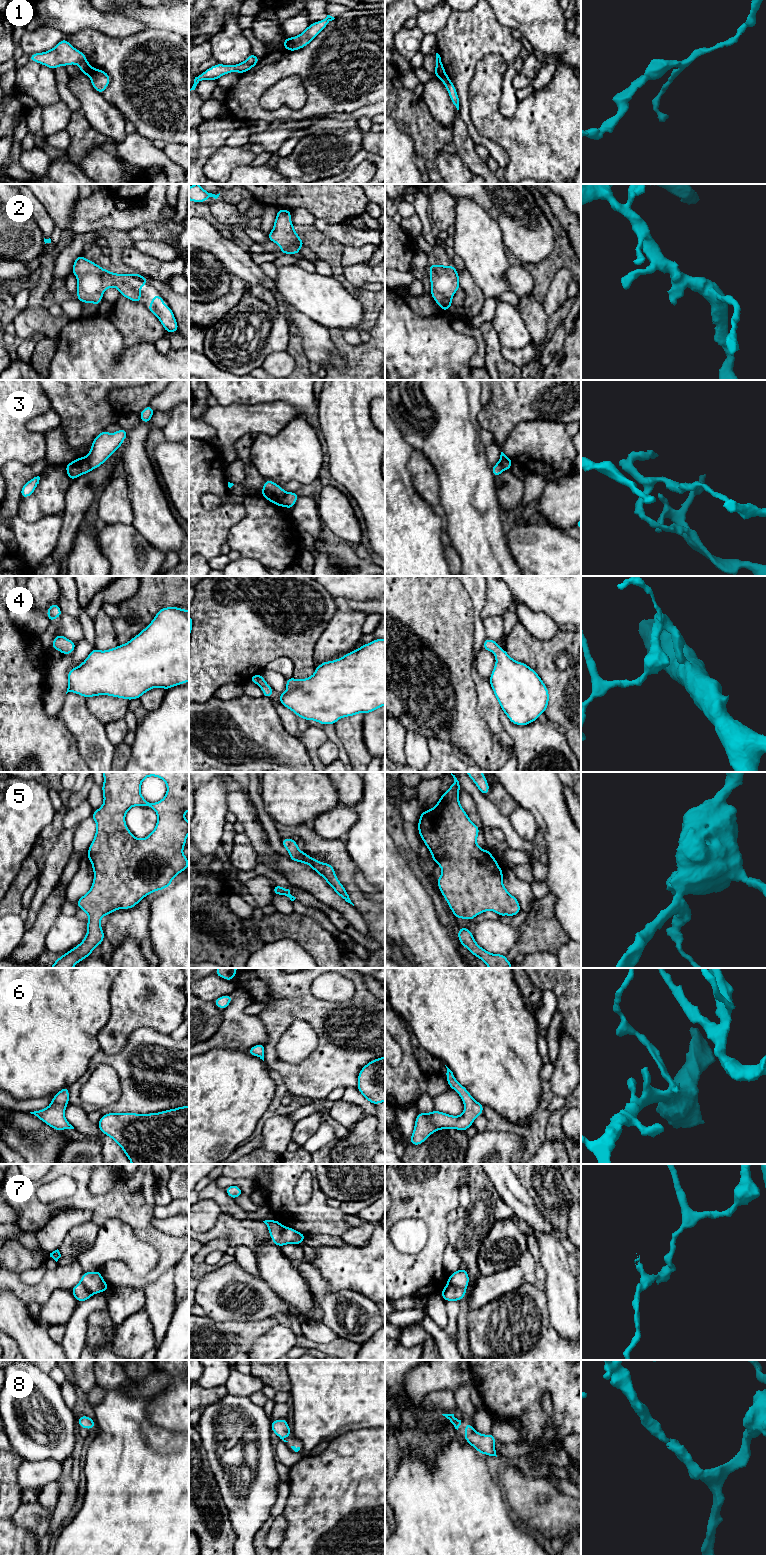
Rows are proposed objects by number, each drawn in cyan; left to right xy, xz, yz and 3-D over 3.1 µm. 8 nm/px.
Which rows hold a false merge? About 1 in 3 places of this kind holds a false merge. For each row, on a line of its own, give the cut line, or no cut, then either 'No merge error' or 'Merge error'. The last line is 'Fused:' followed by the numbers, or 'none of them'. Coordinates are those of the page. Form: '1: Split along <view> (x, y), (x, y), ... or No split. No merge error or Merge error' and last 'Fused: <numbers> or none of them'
1: Split along yz (444, 71), (437, 76). Merge error
2: No split. No merge error
3: Split along xy (85, 457), (92, 469). Merge error
4: No split. No merge error
5: No split. No merge error
6: No split. No merge error
7: Split along yz (447, 1282), (465, 1290). Merge error
8: No split. No merge error
Fused: 1, 3, 7

